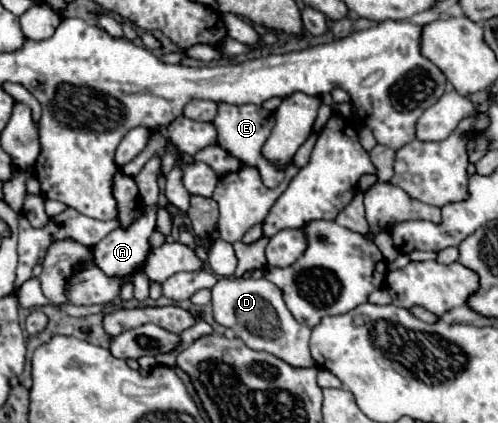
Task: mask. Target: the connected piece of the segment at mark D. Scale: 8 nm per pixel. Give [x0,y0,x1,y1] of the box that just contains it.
[211,278,315,366]

